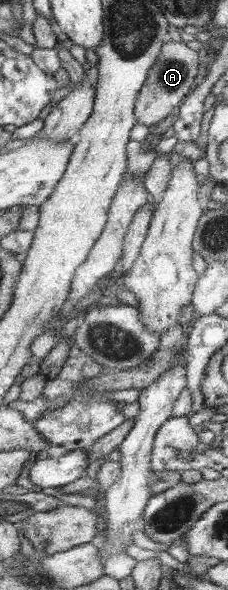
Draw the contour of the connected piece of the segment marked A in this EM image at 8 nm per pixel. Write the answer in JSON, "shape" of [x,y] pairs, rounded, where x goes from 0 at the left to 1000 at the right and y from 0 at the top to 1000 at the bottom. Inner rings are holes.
{"shape":[[[746,68],[724,73],[689,107],[671,110],[654,131],[636,137],[636,147],[618,151],[610,164],[601,164],[596,193],[610,210],[684,214],[697,205],[741,198],[807,173],[807,166],[820,166],[838,151],[855,147],[886,93],[882,85],[855,86],[798,69]]]}

